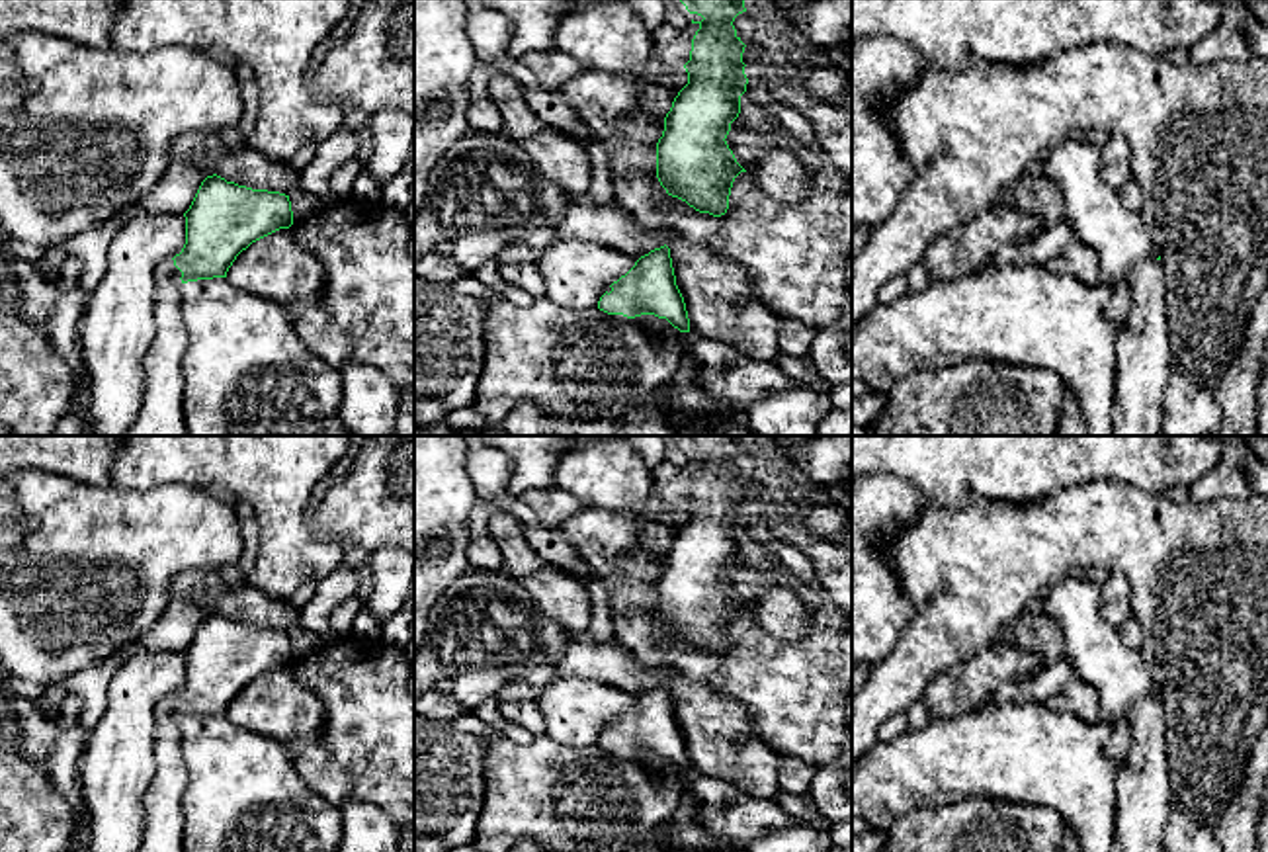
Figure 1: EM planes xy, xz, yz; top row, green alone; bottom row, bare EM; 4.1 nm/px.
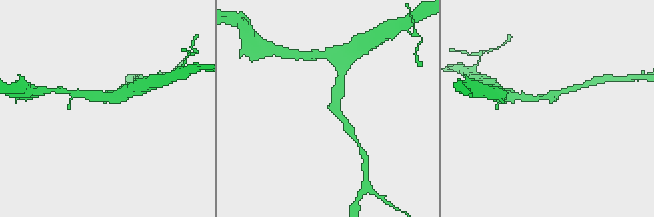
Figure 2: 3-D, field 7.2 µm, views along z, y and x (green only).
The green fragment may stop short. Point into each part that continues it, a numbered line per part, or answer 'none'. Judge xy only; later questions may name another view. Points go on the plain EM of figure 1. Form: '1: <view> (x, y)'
1: xy (163, 827)

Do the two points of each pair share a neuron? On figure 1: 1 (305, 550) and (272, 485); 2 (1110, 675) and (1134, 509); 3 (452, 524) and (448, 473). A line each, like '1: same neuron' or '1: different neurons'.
1: same neuron
2: different neurons
3: same neuron

